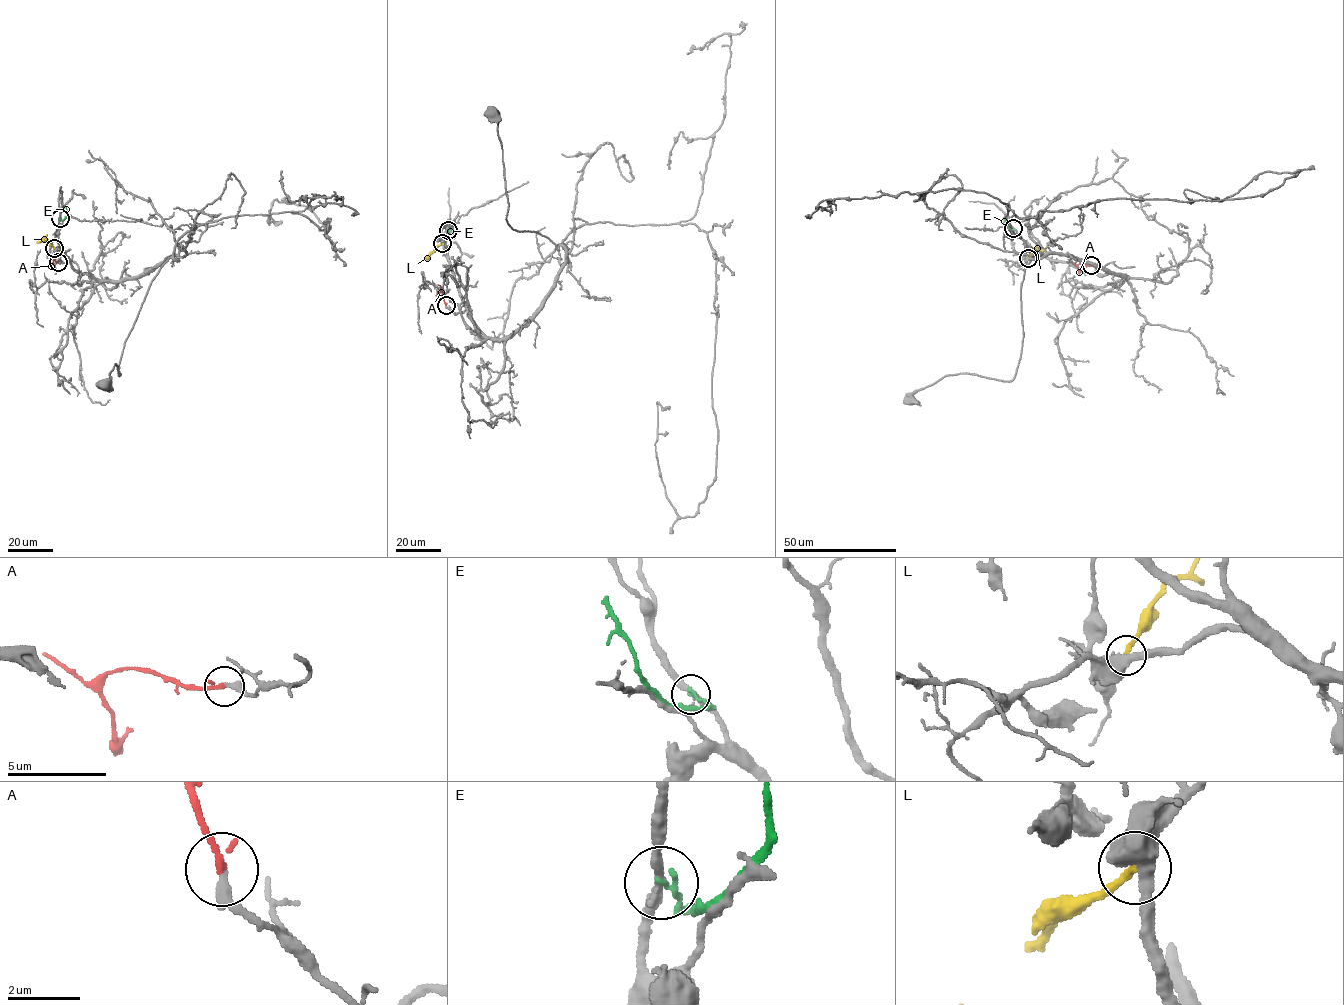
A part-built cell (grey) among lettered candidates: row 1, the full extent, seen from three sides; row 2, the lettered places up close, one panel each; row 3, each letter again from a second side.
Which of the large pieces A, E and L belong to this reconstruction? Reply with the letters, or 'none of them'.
A

